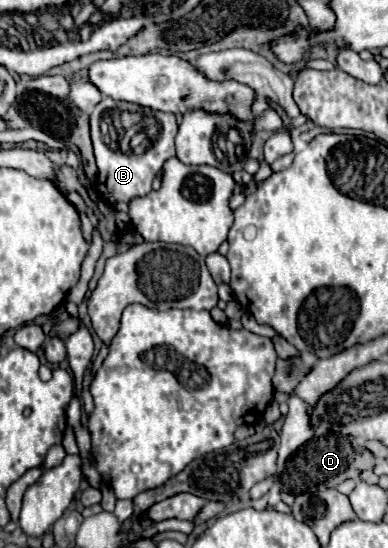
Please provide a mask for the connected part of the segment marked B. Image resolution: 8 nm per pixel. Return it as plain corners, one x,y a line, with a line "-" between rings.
100,104
94,108
94,112
90,114
90,134
92,134
92,144
94,144
94,156
96,156
96,164
98,164
98,192
110,202
128,202
132,200
132,196
144,196
152,190
152,180
156,178
156,174
160,172
164,160
172,158
174,152
174,136
178,132
178,124
176,124
176,116
170,112
152,112
152,116
158,122
158,136
150,138
150,146
146,148
146,152
142,154
122,154
122,152
114,152
110,150
100,134

